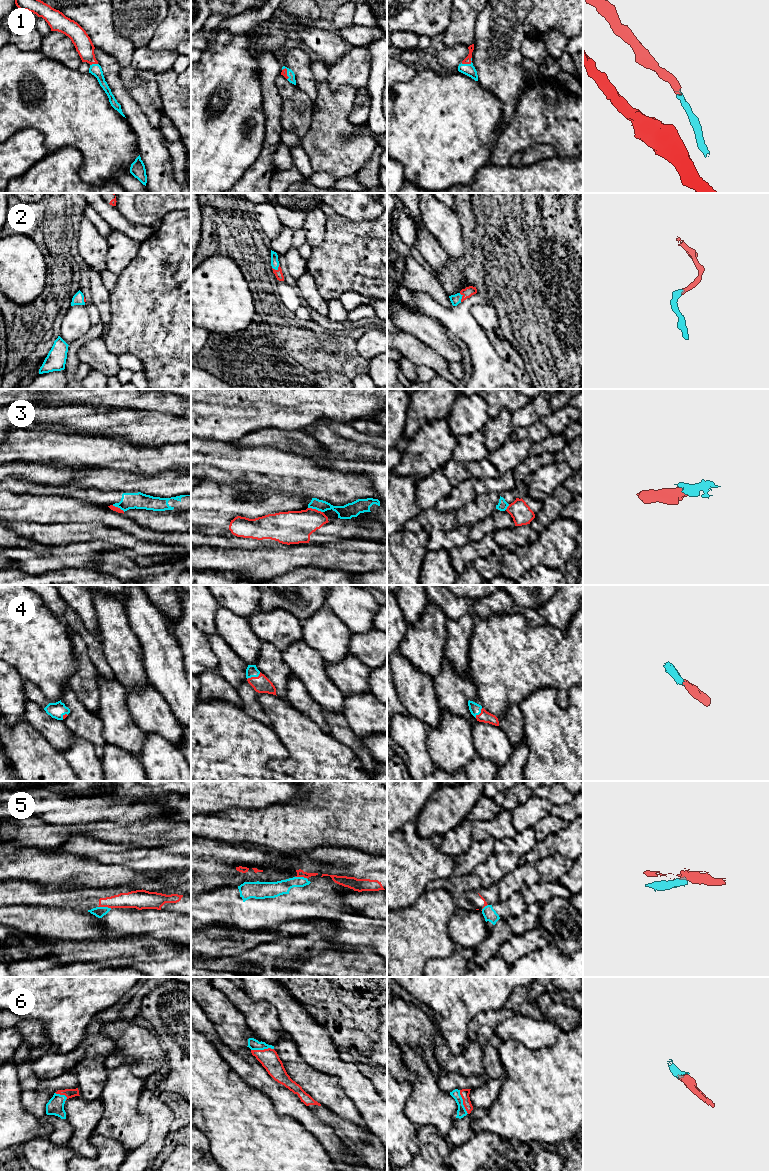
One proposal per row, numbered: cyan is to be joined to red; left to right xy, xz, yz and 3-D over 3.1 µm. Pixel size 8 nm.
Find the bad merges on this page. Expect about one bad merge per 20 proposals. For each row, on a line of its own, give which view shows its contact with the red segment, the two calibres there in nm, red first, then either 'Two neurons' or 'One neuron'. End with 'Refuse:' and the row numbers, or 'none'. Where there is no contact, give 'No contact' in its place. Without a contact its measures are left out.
1: Touches red in yz. Thickness 60 nm (red) against 100 nm. One neuron
2: Touches red in xz. Thickness 70 nm (red) against 60 nm. One neuron
3: Touches red in xz. Thickness 280 nm (red) against 110 nm. Two neurons
4: Touches red in xz. Thickness 140 nm (red) against 90 nm. One neuron
5: Touches red in xy. Thickness 140 nm (red) against 90 nm. Two neurons
6: Touches red in yz. Thickness 70 nm (red) against 80 nm. One neuron
Refuse: 3, 5

